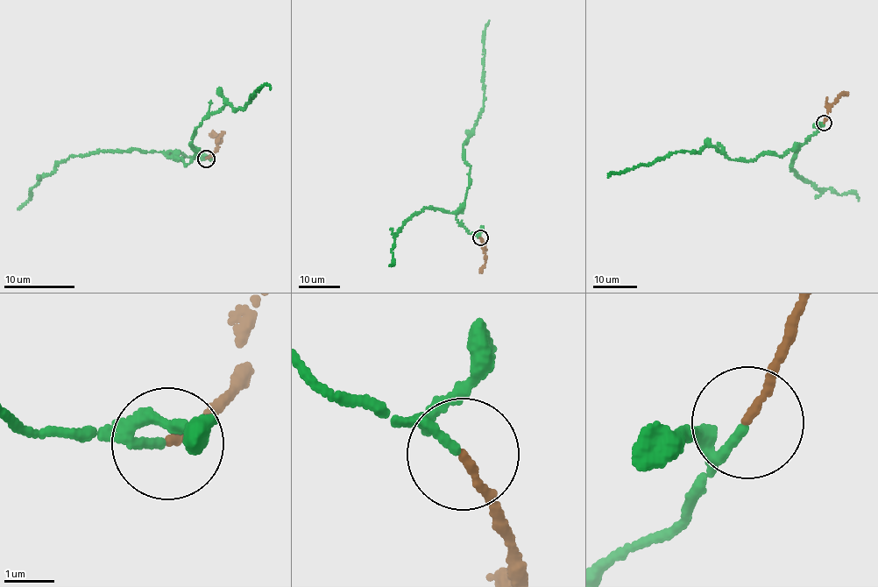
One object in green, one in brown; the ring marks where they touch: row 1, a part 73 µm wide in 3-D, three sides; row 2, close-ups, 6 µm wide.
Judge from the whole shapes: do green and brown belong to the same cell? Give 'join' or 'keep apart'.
join

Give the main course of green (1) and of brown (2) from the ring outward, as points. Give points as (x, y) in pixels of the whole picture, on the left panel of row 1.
1: (206, 159), (166, 153), (187, 165), (207, 116), (226, 102), (245, 106), (264, 83), (271, 88)
2: (206, 159), (217, 148), (220, 140), (209, 134)

